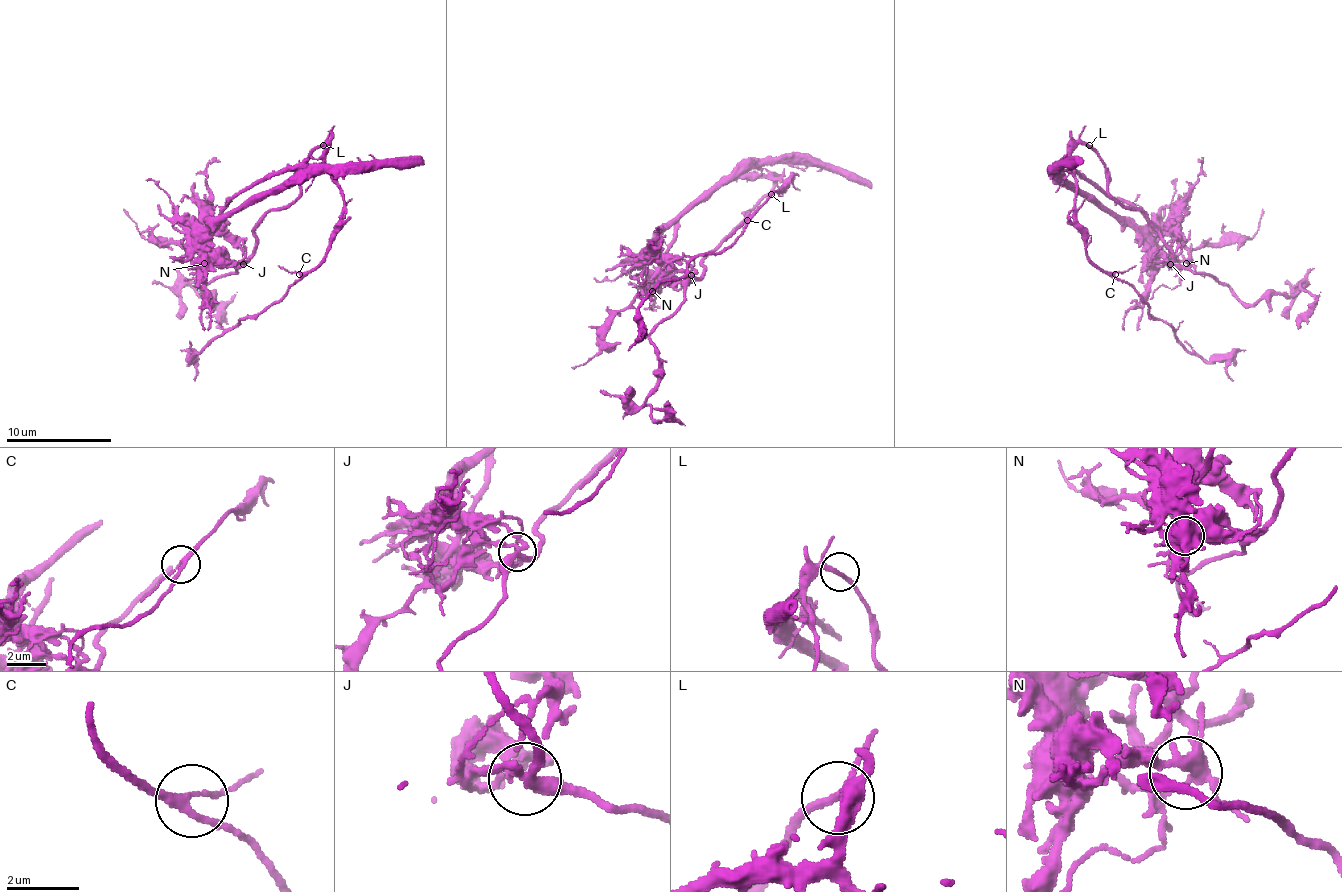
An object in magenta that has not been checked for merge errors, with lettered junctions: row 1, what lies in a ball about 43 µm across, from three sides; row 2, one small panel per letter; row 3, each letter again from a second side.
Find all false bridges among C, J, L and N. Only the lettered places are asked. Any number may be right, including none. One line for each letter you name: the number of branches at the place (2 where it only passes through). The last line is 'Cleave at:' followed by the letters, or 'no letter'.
J: 4
Cleave at: J

